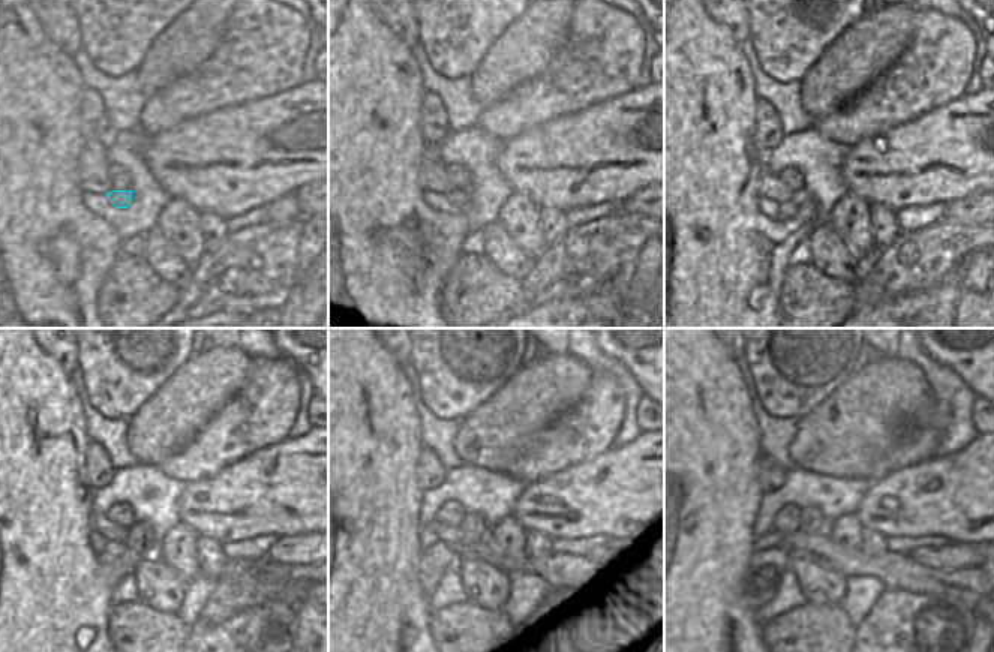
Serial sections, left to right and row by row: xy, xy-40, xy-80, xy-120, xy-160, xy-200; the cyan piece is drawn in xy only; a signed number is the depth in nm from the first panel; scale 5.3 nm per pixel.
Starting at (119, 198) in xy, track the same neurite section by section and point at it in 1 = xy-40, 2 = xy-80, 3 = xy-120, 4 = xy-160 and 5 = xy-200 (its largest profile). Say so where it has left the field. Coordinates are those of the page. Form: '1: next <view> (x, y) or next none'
1: next xy-40 (459, 200)
2: next xy-80 (787, 210)
3: next xy-120 (113, 549)
4: next xy-160 (435, 561)
5: next xy-200 (762, 579)

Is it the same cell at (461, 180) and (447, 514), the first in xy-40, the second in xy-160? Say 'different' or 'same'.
same

